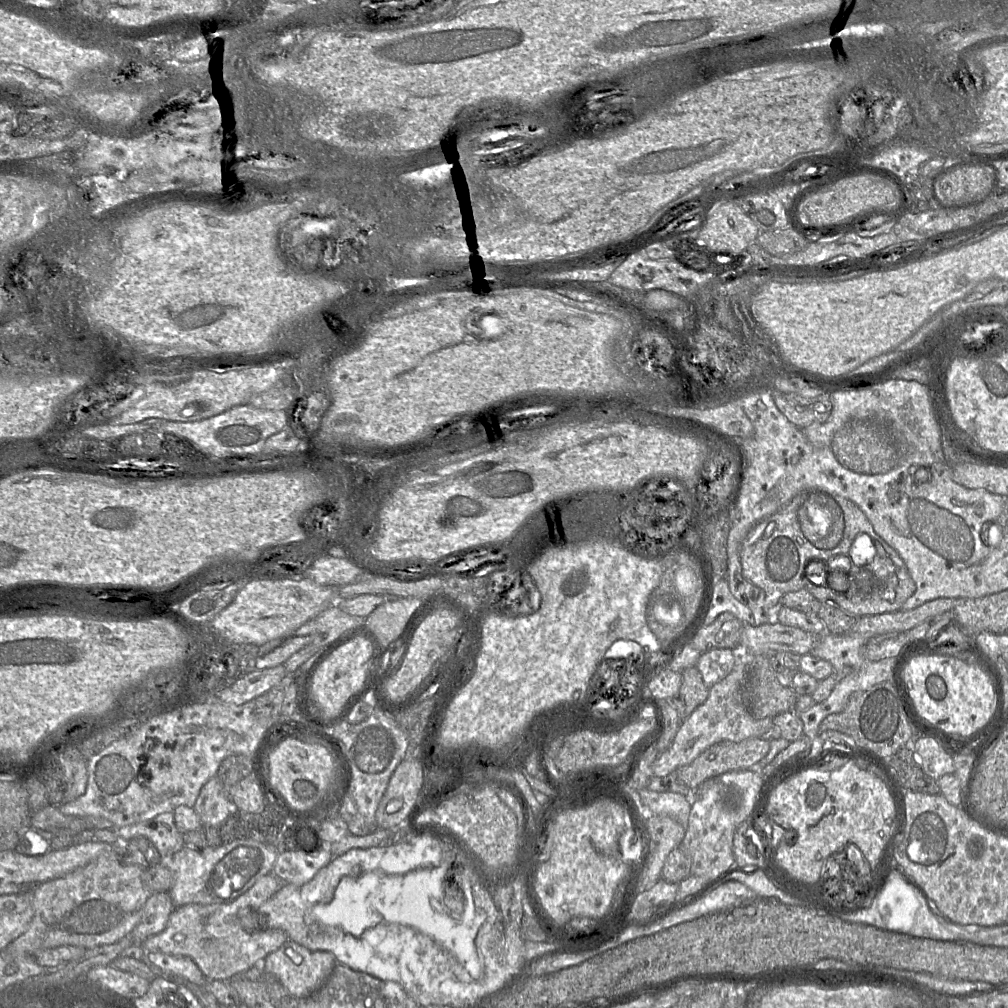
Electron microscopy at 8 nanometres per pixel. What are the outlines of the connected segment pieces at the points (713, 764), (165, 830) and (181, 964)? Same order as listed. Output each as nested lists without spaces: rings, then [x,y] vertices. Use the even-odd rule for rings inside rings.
[[[747,738],[740,742],[721,741],[703,751],[693,762],[676,770],[680,779],[696,790],[706,780],[731,771],[748,770],[763,759],[770,741]]]
[[[165,812],[146,821],[117,829],[121,841],[144,836],[163,856],[163,862],[173,873],[173,885],[169,893],[175,908],[187,904],[229,903],[245,893],[262,876],[272,872],[278,856],[274,845],[248,838],[235,839],[218,847],[204,849],[185,845],[178,831],[173,812]]]
[[[147,952],[149,961],[159,967],[164,974],[183,978],[193,985],[205,985],[206,978],[197,964],[189,957]]]

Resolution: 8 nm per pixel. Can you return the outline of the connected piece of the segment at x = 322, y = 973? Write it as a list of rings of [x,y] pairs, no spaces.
[[[288,939],[279,949],[267,955],[260,966],[264,973],[276,977],[288,994],[300,999],[313,996],[329,978],[337,963],[332,952],[312,951]]]

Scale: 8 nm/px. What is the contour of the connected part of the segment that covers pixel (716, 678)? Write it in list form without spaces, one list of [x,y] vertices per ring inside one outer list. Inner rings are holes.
[[[717,648],[701,653],[695,666],[701,673],[704,684],[710,688],[723,680],[737,661],[737,650]]]

